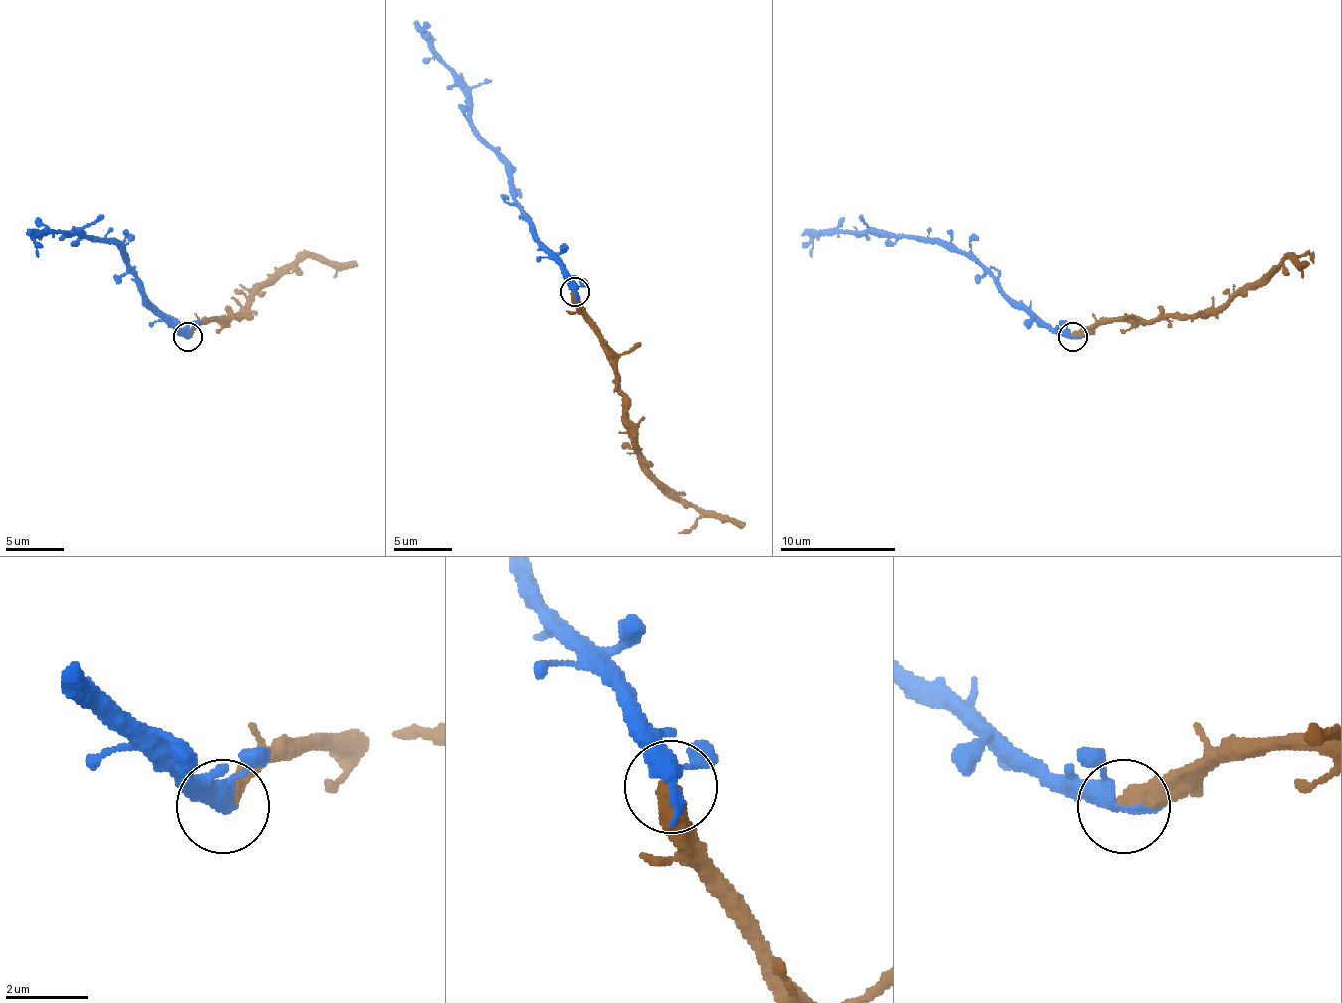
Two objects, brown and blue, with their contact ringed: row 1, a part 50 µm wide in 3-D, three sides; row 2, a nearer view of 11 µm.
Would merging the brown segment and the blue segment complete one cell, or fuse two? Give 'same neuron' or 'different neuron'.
same neuron

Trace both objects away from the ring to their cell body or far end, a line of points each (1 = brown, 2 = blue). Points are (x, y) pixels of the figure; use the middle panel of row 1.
1: (574, 292), (574, 304), (600, 336), (623, 397), (623, 426), (649, 469), (693, 504), (745, 525)
2: (574, 292), (562, 263), (539, 240), (516, 200), (501, 156), (472, 124), (464, 81), (423, 31), (426, 31)

